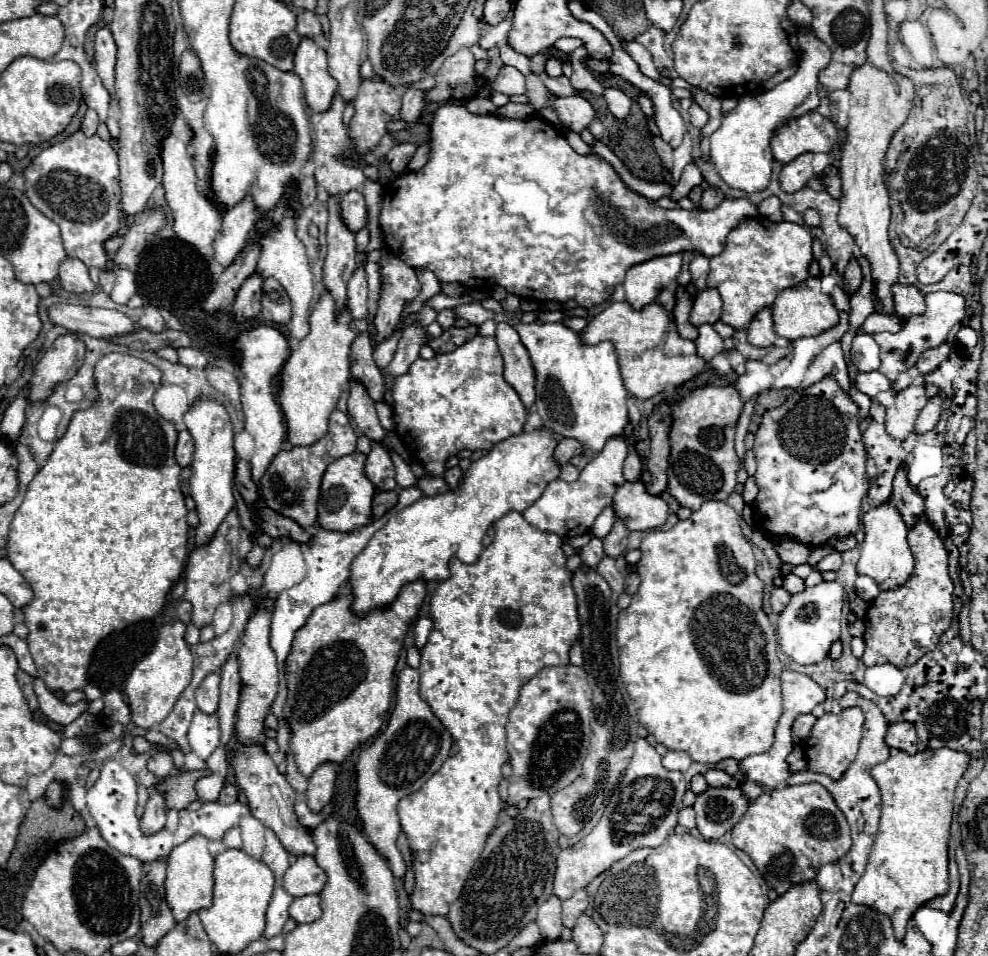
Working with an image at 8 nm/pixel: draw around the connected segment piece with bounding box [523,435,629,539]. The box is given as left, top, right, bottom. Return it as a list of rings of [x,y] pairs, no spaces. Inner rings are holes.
[[[625,435],[611,437],[605,443],[605,447],[601,449],[601,453],[587,463],[587,467],[581,471],[577,481],[565,483],[565,481],[557,479],[557,481],[549,483],[547,489],[543,491],[543,495],[523,513],[523,517],[537,529],[557,533],[563,539],[573,539],[577,535],[589,533],[597,515],[607,505],[611,505],[615,491],[625,483],[623,463],[625,463],[627,455],[629,455],[629,439]]]

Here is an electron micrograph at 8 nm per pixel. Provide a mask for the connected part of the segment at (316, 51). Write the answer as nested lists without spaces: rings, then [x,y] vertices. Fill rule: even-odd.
[[[303,37],[295,51],[293,73],[301,79],[307,105],[319,113],[325,111],[337,93],[335,79],[327,73],[327,53],[313,39]]]

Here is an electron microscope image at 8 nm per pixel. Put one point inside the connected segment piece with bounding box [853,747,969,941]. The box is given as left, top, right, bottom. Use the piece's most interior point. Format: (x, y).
(908, 863)

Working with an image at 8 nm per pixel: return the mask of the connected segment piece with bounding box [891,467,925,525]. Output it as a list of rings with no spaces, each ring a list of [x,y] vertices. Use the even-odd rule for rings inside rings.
[[[899,467],[895,479],[893,479],[893,495],[891,495],[891,503],[895,507],[899,507],[899,513],[903,515],[903,521],[907,525],[915,523],[915,519],[919,519],[919,515],[923,515],[923,499],[917,493],[915,487],[909,485],[907,481],[907,471],[903,467]]]

